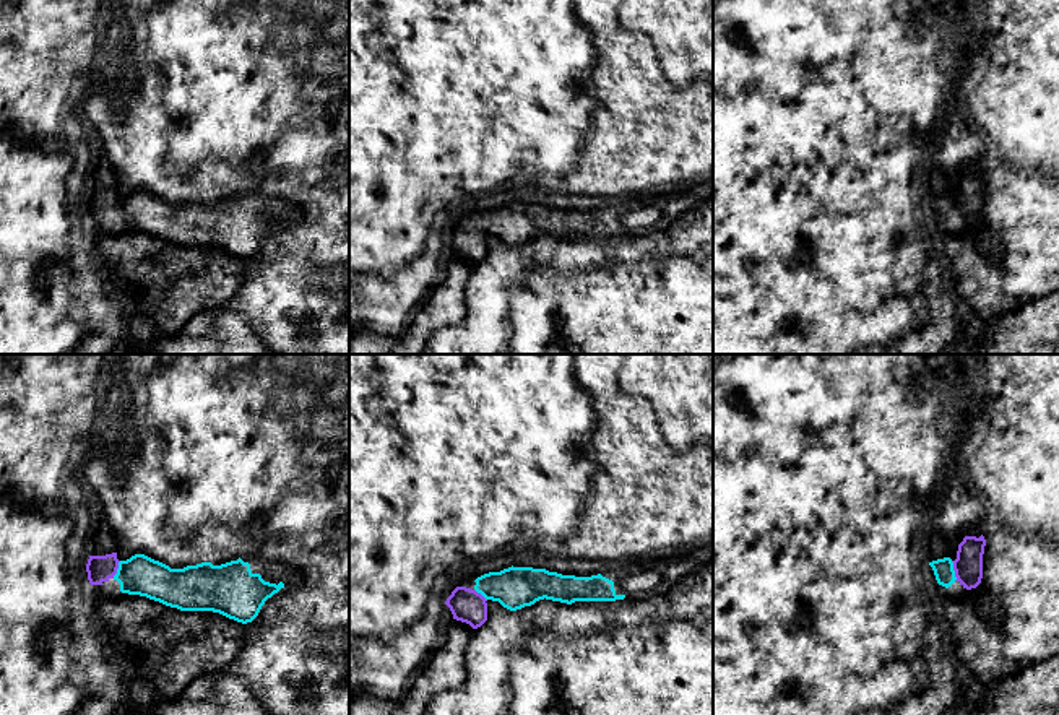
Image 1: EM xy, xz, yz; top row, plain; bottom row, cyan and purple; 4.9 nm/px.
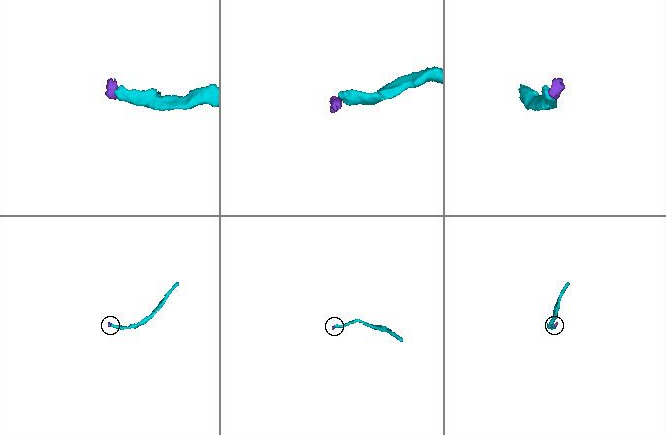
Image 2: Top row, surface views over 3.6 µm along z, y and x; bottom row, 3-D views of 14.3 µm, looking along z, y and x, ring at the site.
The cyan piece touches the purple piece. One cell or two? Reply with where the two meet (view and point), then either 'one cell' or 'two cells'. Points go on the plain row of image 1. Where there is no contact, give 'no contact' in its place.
yz (954, 207) | one cell

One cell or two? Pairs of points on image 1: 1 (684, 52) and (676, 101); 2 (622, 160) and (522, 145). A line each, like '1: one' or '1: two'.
1: two
2: one

